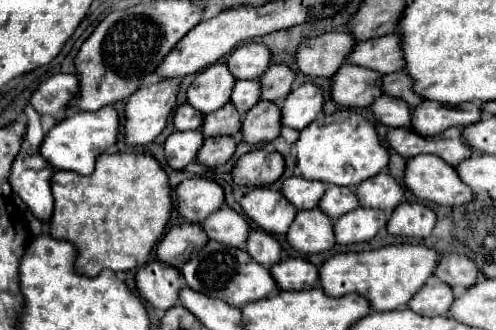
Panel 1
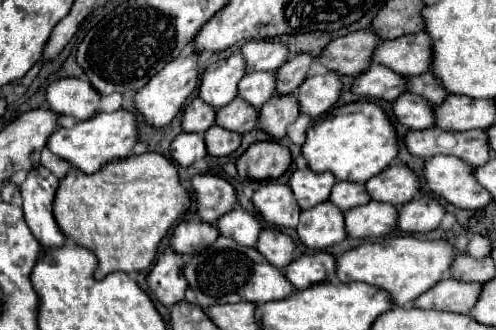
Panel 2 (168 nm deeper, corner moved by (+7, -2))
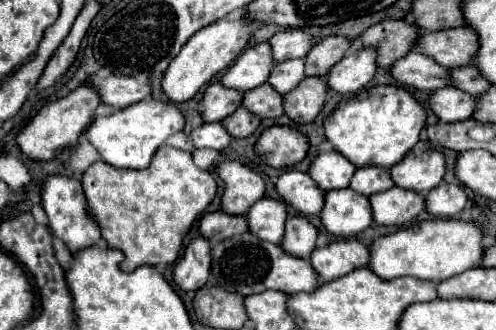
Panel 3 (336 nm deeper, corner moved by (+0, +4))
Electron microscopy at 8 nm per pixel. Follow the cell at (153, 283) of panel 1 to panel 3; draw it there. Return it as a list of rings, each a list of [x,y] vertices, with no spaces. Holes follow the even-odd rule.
[[[204,238],[192,240],[176,260],[172,274],[180,290],[200,290],[210,274],[210,242]]]

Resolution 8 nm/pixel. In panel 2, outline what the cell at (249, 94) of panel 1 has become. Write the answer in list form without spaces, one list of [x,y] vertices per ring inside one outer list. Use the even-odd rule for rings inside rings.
[[[251,72],[247,74],[239,84],[239,96],[243,100],[249,100],[255,108],[261,108],[273,94],[277,86],[277,74],[275,72]]]

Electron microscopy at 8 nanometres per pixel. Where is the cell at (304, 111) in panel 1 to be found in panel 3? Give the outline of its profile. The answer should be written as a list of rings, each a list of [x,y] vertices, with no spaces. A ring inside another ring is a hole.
[[[354,50],[348,52],[328,74],[324,82],[330,92],[336,94],[354,94],[364,88],[376,72],[376,52],[374,50]]]

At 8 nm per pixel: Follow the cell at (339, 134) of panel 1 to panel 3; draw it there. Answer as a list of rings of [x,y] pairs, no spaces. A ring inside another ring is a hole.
[[[374,86],[364,90],[362,94],[356,94],[352,100],[340,104],[340,108],[334,110],[324,120],[324,136],[334,146],[334,150],[338,150],[344,158],[348,158],[356,168],[366,168],[366,166],[392,168],[420,140],[424,122],[426,122],[426,110],[412,98],[408,90],[400,86]]]

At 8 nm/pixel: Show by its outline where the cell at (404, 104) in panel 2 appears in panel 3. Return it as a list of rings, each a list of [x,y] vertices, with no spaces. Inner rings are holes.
[[[446,86],[446,88],[430,92],[428,106],[436,114],[438,120],[460,122],[460,120],[468,120],[472,116],[476,98],[458,88]]]

